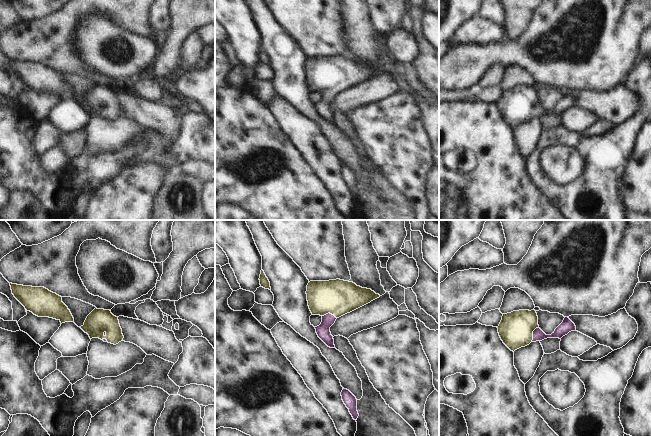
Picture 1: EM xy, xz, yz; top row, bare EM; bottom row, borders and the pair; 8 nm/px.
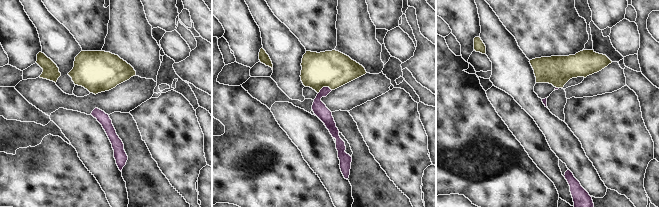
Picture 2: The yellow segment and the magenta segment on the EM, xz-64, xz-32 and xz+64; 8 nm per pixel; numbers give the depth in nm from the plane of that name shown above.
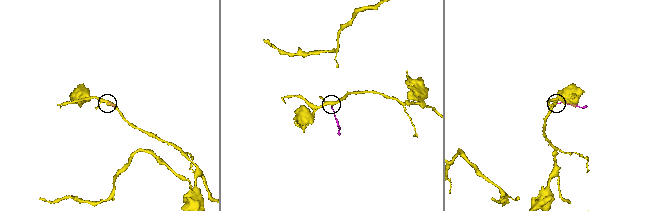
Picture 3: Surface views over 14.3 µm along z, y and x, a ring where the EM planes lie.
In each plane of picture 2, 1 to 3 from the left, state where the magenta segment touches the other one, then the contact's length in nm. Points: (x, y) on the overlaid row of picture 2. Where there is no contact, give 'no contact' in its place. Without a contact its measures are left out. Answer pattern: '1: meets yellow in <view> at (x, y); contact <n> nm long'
1: no contact
2: meets yellow in xz-32 at (324, 86); contact 120 nm long
3: meets yellow in xz+64 at (557, 87); contact 30 nm long

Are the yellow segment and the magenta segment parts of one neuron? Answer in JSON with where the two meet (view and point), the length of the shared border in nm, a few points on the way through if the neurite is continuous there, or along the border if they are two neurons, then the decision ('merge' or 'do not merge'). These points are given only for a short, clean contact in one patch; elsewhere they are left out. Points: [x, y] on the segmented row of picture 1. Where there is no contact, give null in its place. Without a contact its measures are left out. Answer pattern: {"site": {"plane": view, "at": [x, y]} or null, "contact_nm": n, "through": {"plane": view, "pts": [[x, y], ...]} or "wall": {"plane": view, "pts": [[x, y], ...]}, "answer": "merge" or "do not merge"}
{"site": {"plane": "yz", "at": [532, 334]}, "contact_nm": 140, "through": {"plane": "yz", "pts": [[516, 329], [525, 329], [532, 334], [538, 335]]}, "answer": "merge"}

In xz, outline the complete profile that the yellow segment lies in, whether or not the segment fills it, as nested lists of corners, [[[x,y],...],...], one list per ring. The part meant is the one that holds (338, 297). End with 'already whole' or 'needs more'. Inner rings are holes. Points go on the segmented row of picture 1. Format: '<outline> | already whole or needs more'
[[[340,279],[310,281],[307,301],[312,315],[320,315],[322,322],[315,327],[318,337],[330,348],[335,348],[330,327],[336,319],[380,297],[371,289]]] | needs more

